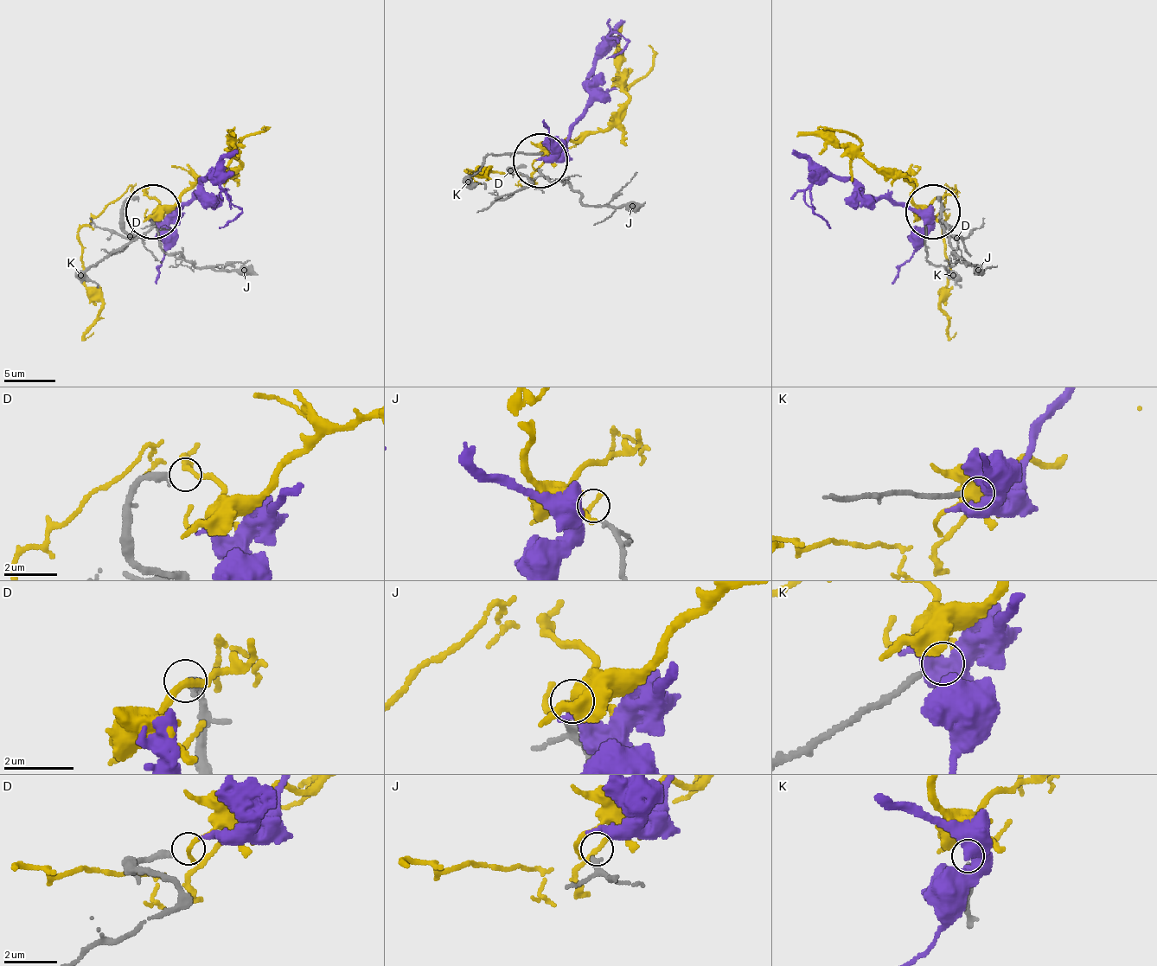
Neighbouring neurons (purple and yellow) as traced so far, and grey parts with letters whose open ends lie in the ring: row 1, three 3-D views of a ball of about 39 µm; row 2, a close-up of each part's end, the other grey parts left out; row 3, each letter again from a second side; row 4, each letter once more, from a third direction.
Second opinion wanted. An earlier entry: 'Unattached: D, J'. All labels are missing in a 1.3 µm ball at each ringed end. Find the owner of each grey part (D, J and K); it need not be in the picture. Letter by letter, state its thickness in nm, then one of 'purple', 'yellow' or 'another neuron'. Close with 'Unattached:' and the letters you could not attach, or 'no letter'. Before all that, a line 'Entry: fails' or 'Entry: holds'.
Entry: fails
D: 280 nm thick; another neuron
J: 150 nm thick; another neuron
K: 170 nm thick; another neuron
Unattached: D, J, K

